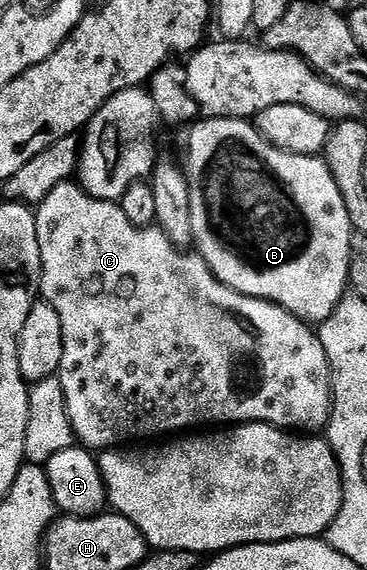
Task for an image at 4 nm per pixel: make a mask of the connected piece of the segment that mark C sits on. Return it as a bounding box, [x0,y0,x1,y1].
[35,182,333,450]

